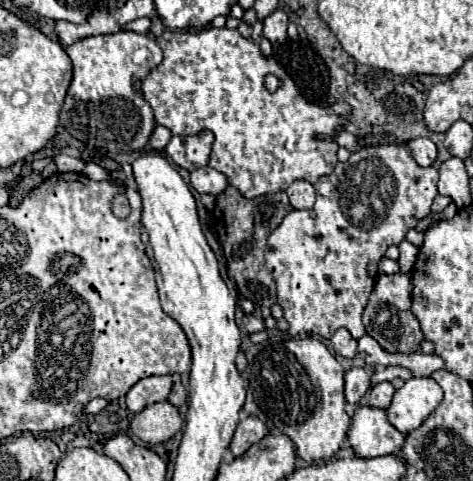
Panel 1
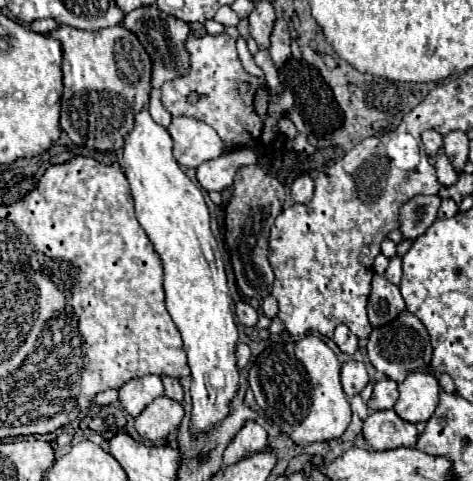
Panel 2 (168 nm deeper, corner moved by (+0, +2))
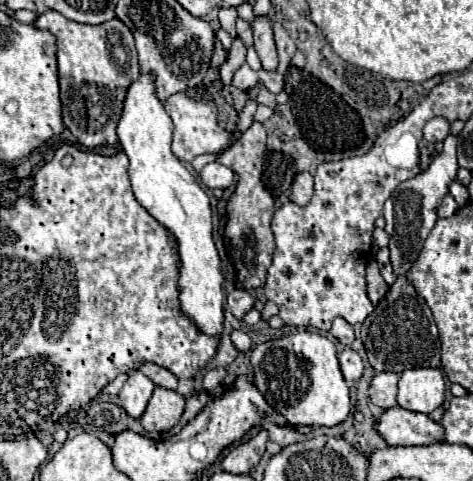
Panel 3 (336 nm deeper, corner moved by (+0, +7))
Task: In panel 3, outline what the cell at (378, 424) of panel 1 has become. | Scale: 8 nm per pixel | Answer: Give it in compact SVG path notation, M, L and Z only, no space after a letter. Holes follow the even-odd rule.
M400 406L388 408L380 418L376 430L388 446L428 446L444 438L444 428L428 414L412 412Z

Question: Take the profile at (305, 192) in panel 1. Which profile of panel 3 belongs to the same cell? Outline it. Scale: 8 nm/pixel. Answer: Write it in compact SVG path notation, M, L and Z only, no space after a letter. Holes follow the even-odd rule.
M298 172L294 182L292 182L292 194L290 194L290 200L294 204L308 204L308 200L312 198L314 194L314 180L312 180L312 174L310 172Z

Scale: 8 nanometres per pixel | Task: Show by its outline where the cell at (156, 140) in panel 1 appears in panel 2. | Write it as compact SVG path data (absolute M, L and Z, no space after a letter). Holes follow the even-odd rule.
M150 5L150 7L140 7L140 9L134 9L130 11L126 17L124 17L124 23L122 23L126 29L130 29L132 33L136 33L136 37L140 39L140 43L146 47L146 51L150 53L152 57L152 91L150 91L150 105L148 105L148 111L152 115L152 119L166 127L170 125L170 113L162 107L160 103L160 85L168 79L174 79L174 77L180 77L188 71L188 51L184 49L184 41L190 33L190 27L188 23L184 21L178 21L166 13L162 13L156 5Z

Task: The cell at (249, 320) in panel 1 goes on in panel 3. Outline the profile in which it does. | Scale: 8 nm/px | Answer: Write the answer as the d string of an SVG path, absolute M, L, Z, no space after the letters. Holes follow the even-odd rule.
M232 290L232 292L228 294L228 308L230 308L230 312L232 312L238 320L242 320L242 316L244 316L252 306L254 306L254 298L252 298L250 292L246 292L246 290Z

